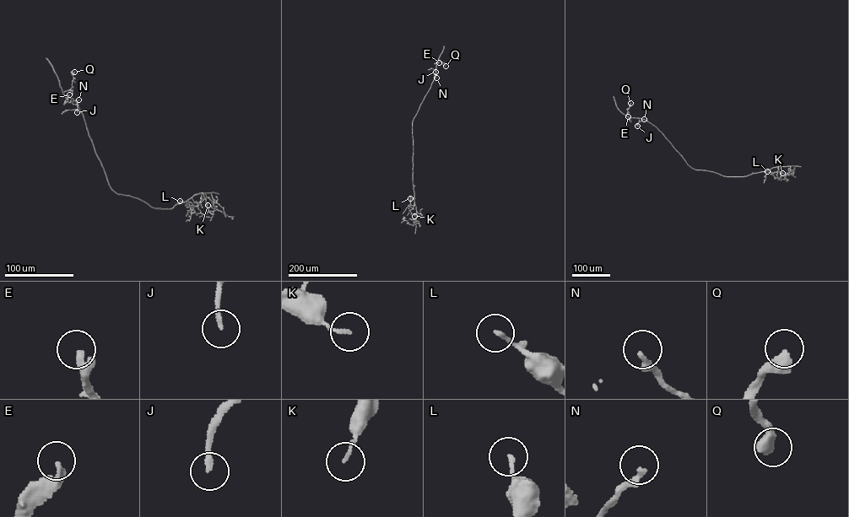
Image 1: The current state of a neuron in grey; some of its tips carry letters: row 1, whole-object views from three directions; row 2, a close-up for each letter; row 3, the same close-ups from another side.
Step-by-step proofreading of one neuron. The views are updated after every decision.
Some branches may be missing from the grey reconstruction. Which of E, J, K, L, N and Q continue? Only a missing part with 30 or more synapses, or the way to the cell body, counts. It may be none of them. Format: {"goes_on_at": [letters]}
{"goes_on_at": ["J", "N", "Q"]}

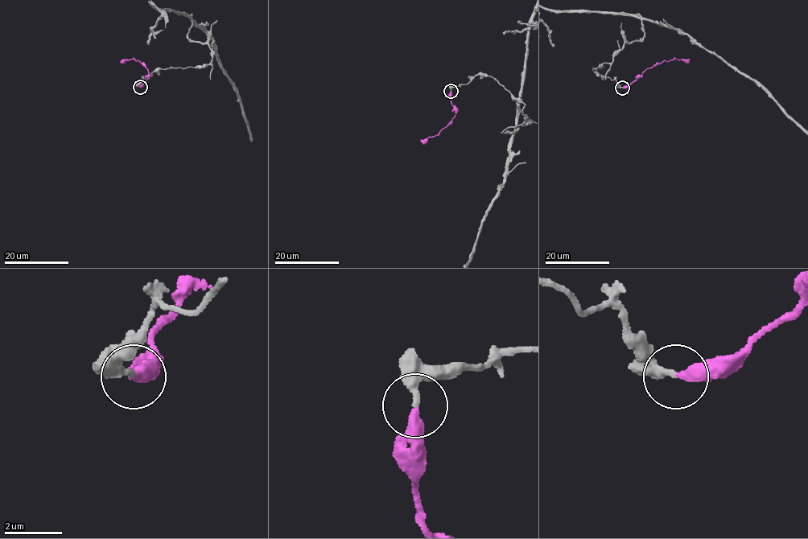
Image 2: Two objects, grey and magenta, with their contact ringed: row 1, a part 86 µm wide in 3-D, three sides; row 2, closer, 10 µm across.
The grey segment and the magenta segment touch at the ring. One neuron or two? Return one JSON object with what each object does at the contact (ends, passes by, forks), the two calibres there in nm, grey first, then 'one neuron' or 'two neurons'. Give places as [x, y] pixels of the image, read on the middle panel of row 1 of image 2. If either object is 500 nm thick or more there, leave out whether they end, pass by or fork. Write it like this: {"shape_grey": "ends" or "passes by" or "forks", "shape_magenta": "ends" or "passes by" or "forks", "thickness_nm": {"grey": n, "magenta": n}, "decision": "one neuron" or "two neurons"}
{"shape_grey": "ends", "shape_magenta": "ends", "thickness_nm": {"grey": 240, "magenta": 360}, "decision": "one neuron"}

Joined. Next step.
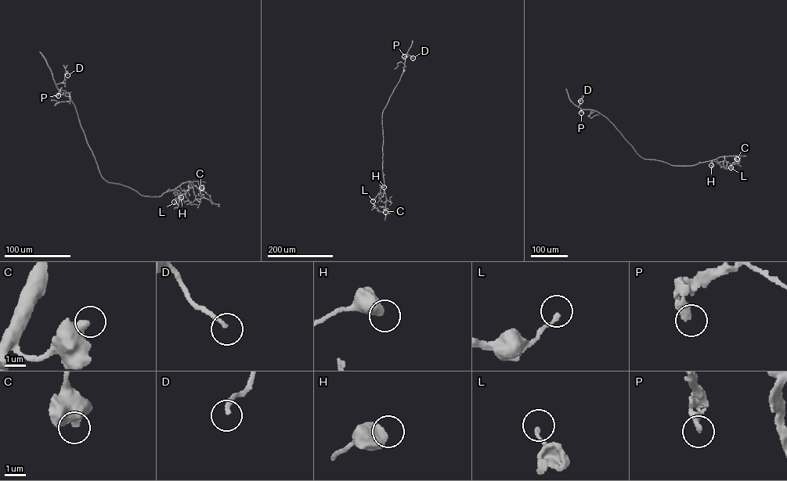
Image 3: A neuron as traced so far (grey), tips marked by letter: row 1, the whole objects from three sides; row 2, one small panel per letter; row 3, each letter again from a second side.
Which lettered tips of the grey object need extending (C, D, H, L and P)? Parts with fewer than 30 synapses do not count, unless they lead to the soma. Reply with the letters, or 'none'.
D

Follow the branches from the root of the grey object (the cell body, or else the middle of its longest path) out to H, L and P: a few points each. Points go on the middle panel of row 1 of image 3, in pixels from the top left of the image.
H: (382, 126), (384, 187)
L: (382, 126), (384, 193), (383, 196), (378, 194), (373, 201)
P: (382, 126), (382, 113), (402, 73), (404, 56)

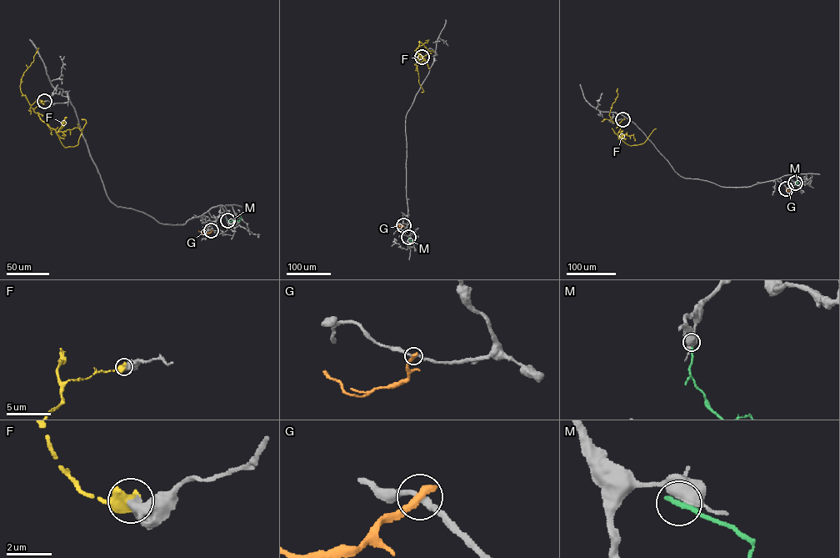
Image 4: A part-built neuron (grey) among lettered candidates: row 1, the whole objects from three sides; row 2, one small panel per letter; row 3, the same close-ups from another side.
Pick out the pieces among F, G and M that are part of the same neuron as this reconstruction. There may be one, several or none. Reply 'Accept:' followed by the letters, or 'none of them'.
Accept: none of them

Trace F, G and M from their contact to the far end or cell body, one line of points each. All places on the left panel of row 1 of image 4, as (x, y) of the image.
F: (44, 101), (38, 103), (34, 112), (55, 130), (64, 147), (78, 144), (86, 122), (82, 118)
G: (211, 230), (207, 233), (198, 231)
M: (227, 219), (238, 220), (240, 215)

